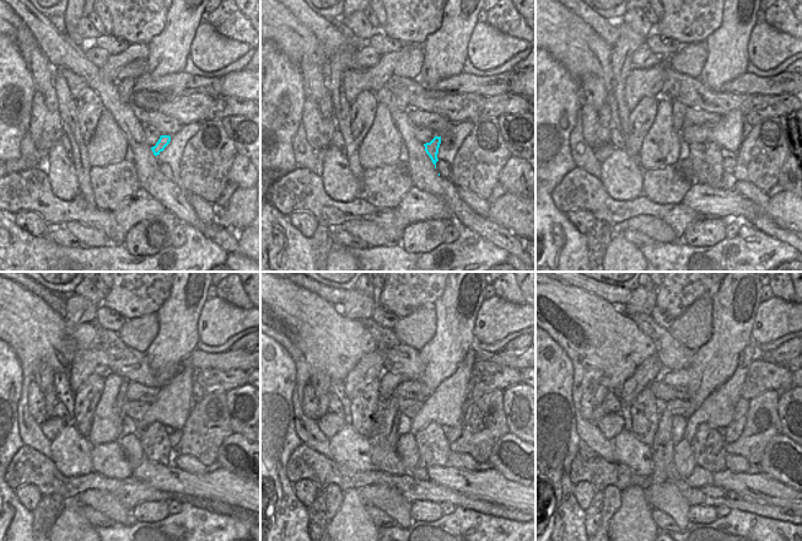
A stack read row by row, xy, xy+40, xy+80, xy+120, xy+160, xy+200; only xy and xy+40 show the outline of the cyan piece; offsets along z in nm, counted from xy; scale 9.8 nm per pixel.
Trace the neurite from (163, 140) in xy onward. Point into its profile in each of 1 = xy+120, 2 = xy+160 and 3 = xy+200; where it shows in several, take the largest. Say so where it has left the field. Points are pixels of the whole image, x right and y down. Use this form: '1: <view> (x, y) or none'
1: xy+120 (155, 440)
2: xy+160 (434, 448)
3: xy+200 (708, 445)

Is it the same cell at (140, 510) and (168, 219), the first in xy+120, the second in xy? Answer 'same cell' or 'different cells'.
same cell

